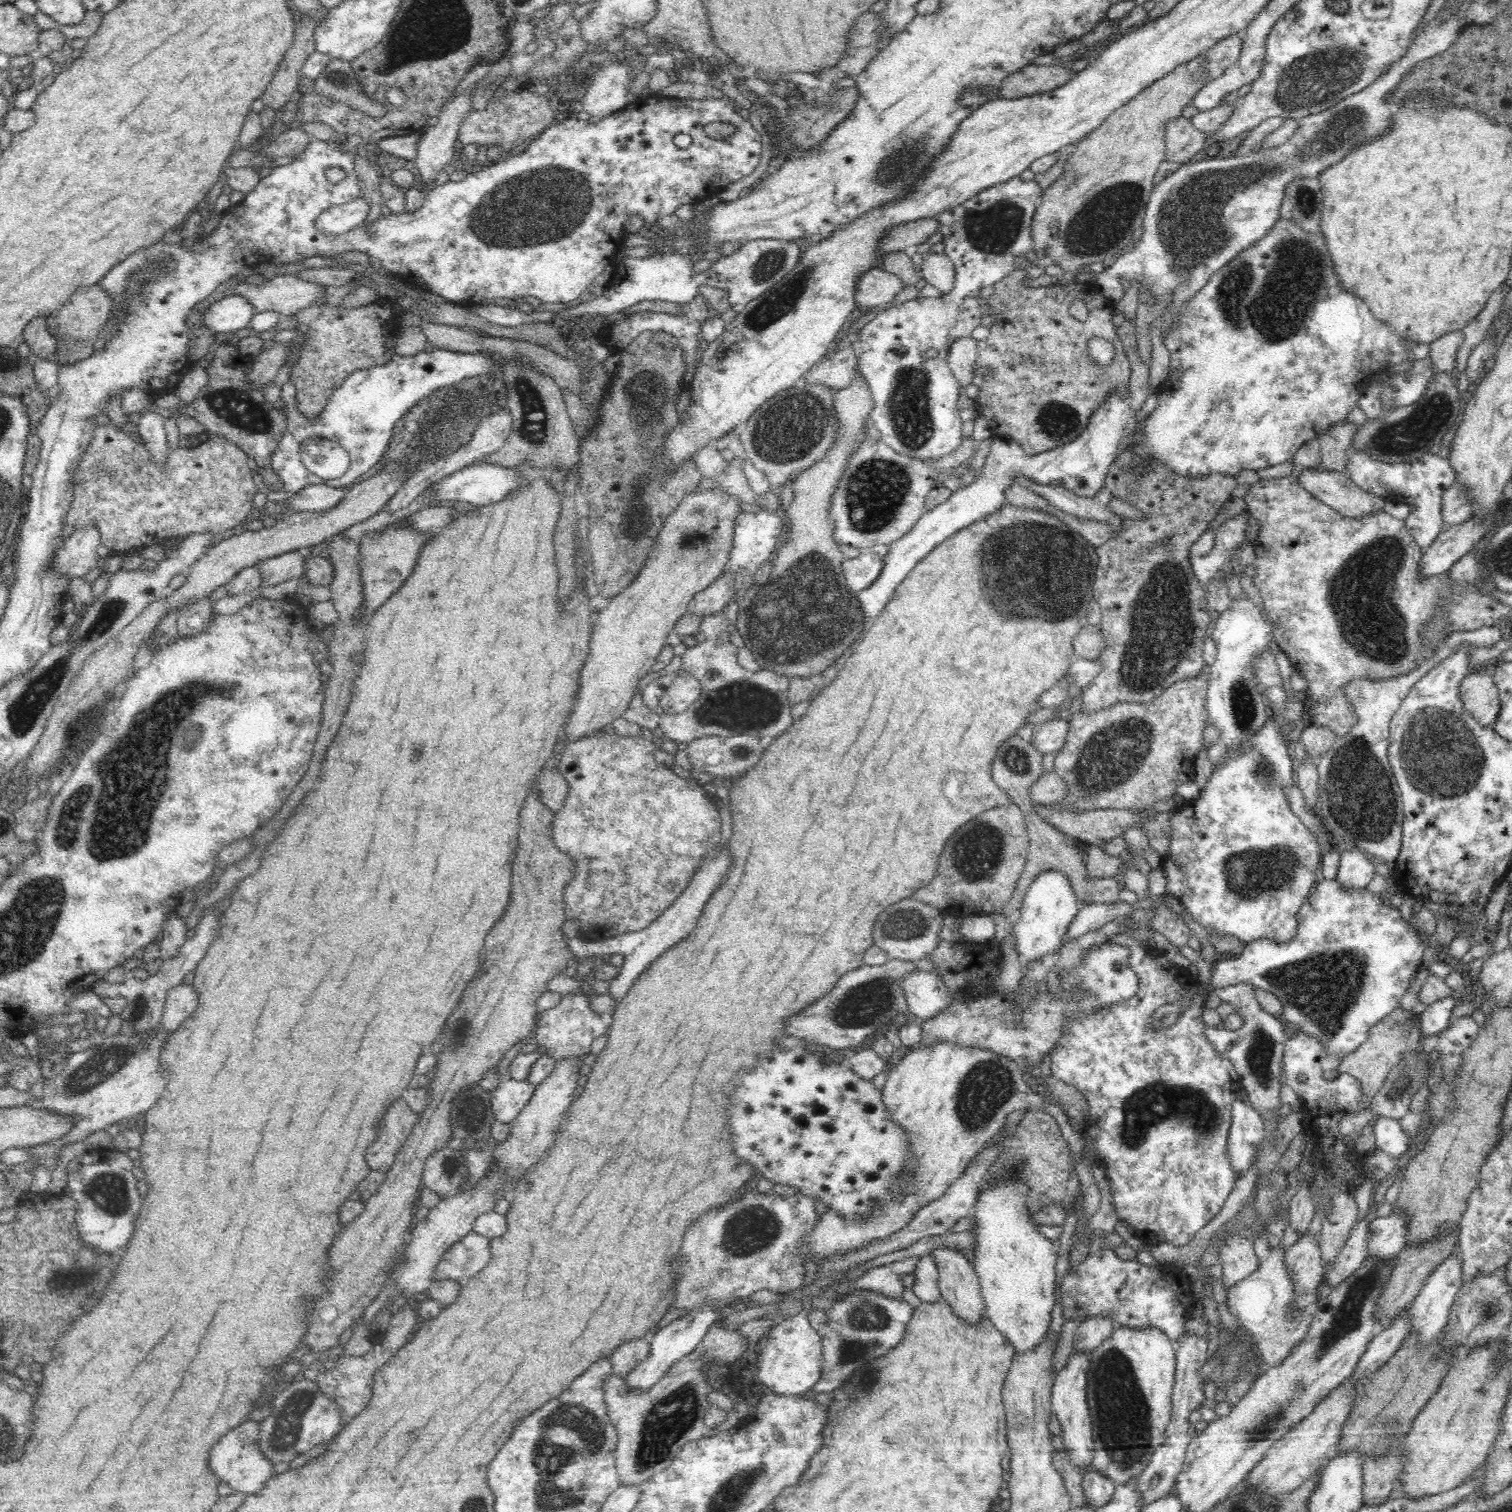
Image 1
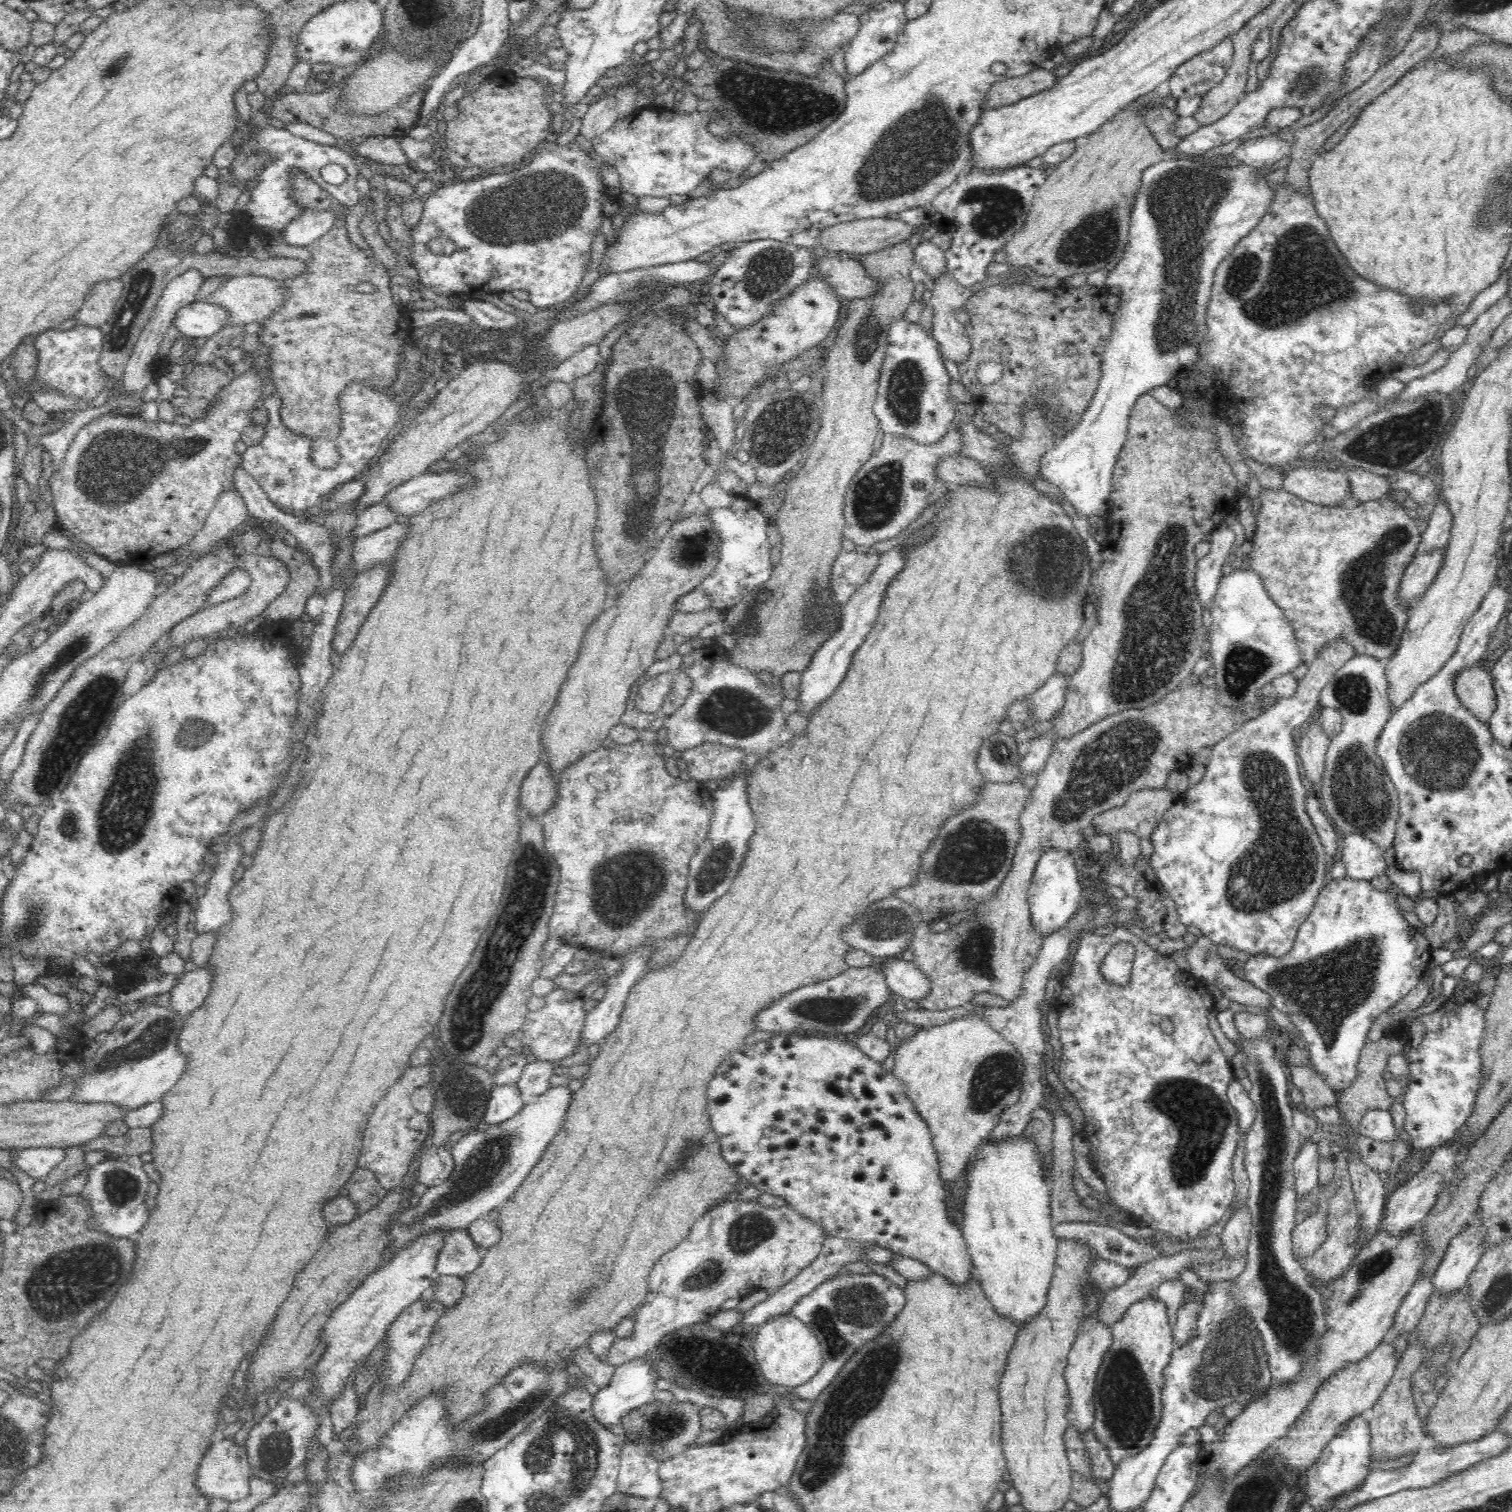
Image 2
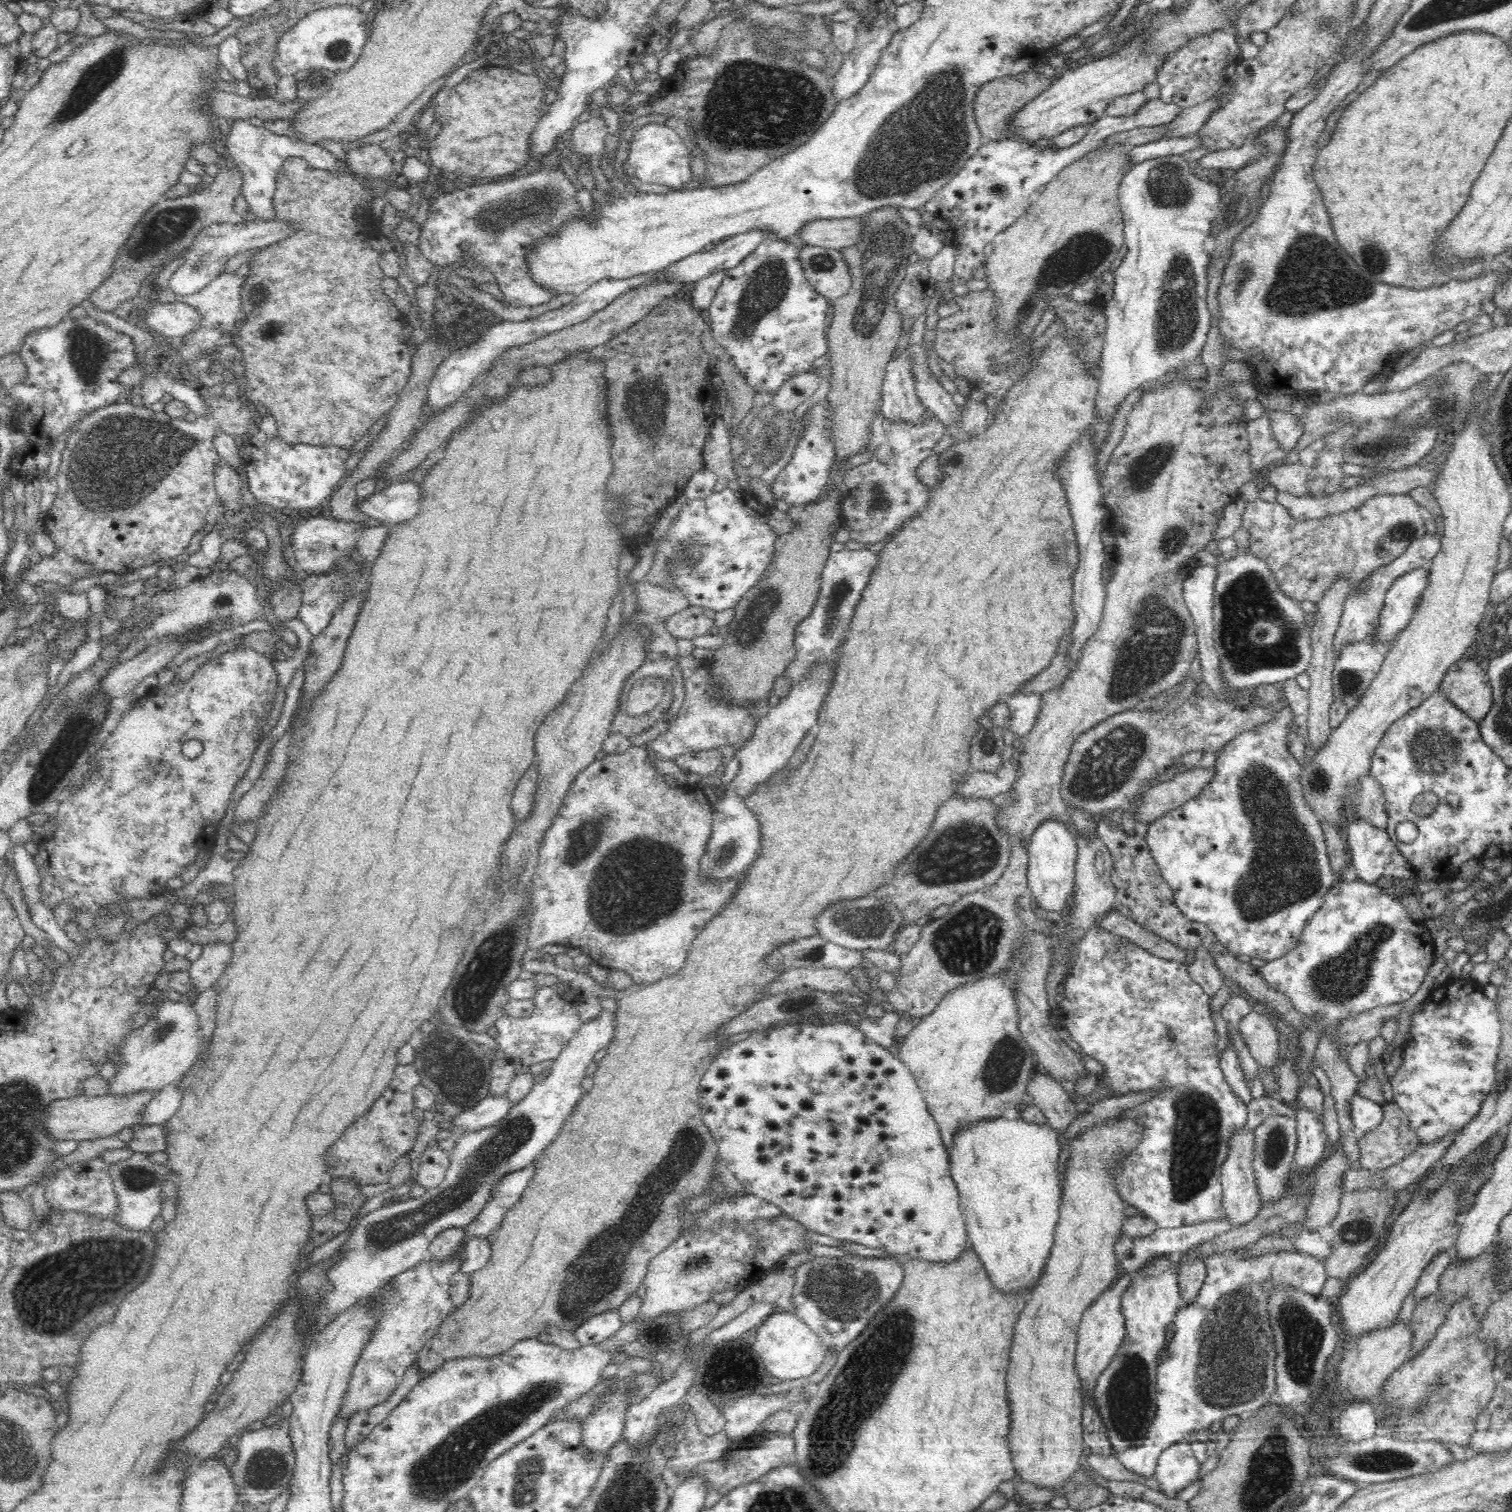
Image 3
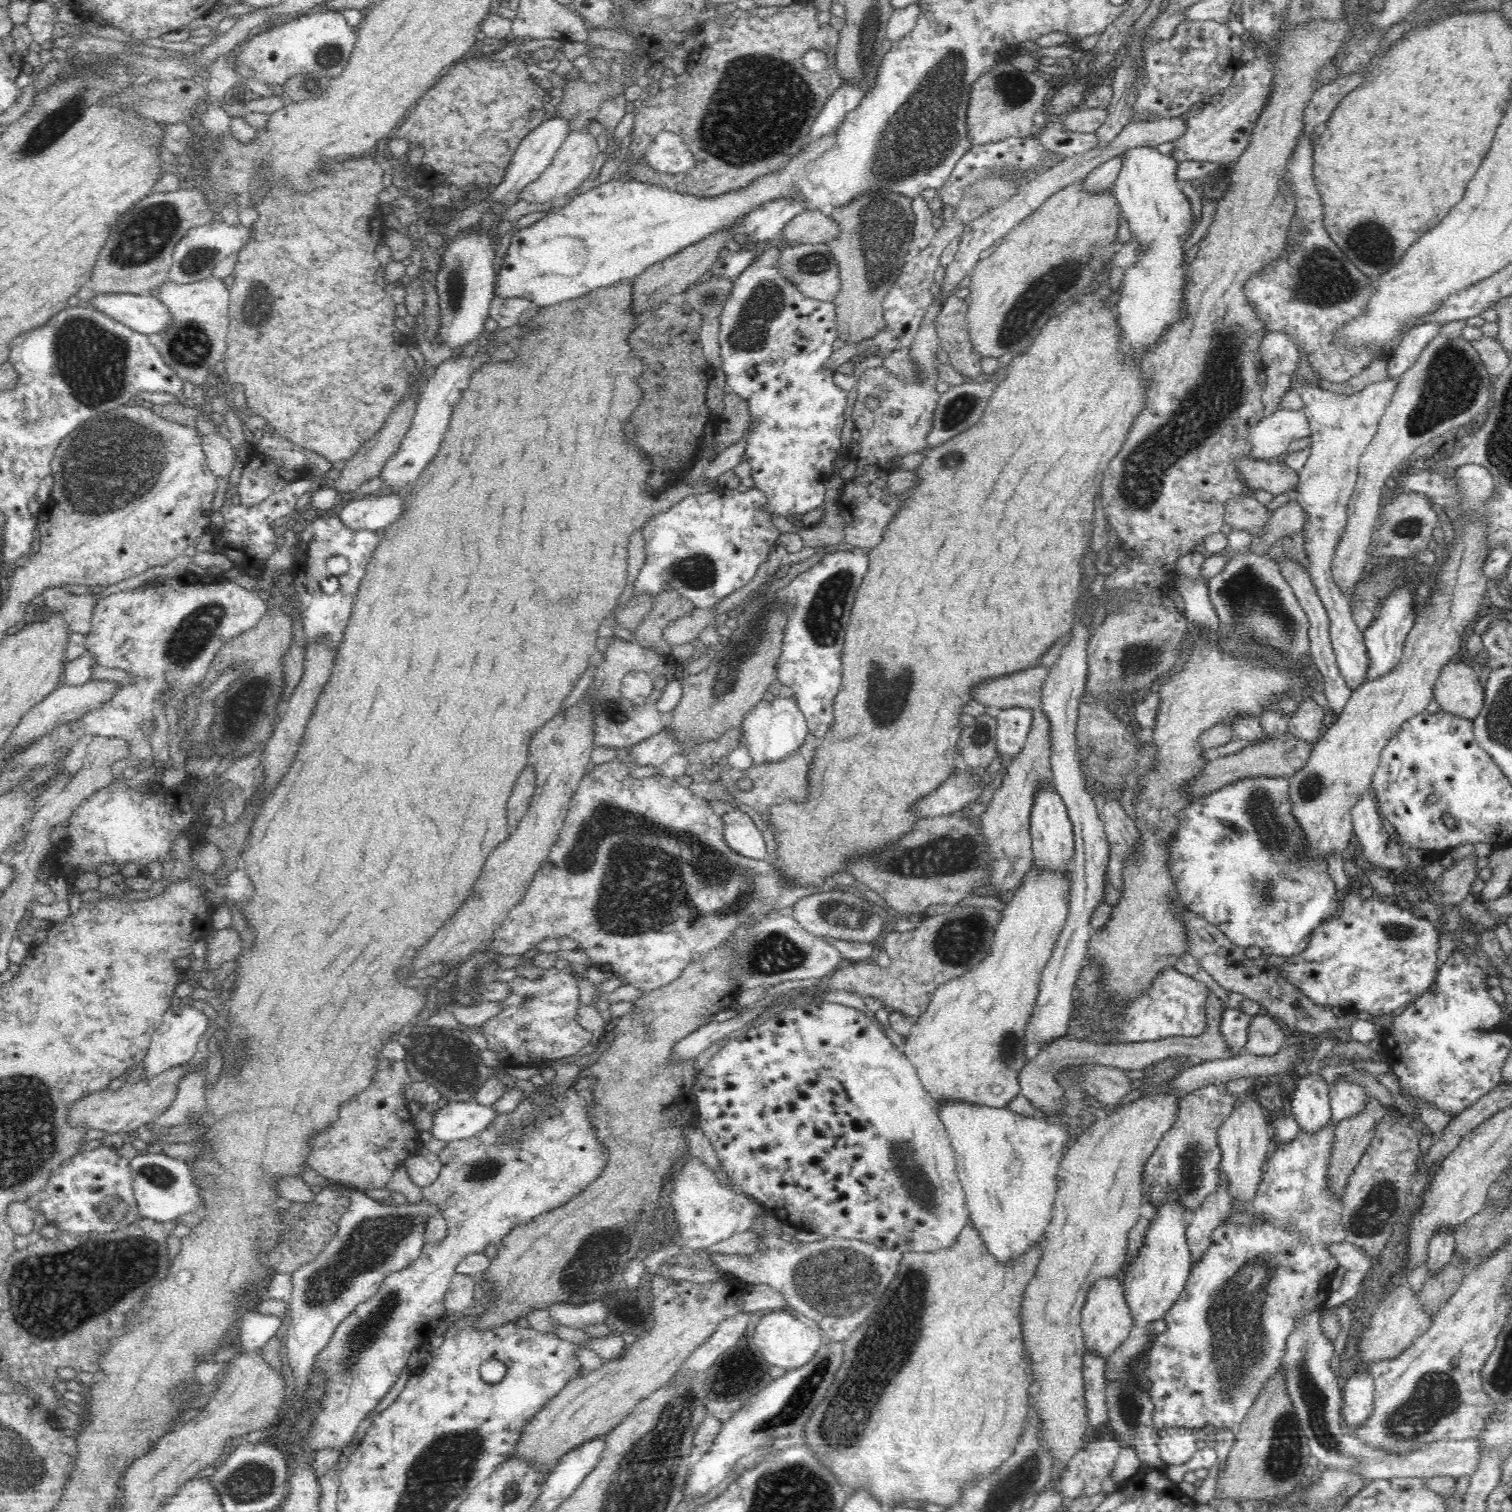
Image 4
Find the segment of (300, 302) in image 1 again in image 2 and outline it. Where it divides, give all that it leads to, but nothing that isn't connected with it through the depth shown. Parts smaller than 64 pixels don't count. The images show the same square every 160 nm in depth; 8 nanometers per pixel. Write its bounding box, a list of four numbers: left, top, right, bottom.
[203,275,286,326]

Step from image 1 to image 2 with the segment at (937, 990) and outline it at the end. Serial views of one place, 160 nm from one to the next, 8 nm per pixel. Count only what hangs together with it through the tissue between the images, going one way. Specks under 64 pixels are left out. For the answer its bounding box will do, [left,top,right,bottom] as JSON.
[884,957,930,1001]

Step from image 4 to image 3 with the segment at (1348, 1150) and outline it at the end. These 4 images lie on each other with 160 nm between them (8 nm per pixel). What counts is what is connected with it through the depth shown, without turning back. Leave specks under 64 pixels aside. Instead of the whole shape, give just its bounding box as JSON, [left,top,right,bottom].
[1302,1141,1352,1231]

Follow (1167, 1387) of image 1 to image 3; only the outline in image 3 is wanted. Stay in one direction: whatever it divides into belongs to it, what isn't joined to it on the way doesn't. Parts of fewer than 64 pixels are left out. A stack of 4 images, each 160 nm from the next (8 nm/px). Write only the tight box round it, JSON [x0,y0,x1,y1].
[1093,1255,1181,1454]

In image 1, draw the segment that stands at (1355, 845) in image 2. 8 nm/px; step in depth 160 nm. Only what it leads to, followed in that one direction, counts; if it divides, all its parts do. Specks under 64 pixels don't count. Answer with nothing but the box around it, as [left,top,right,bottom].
[1336,848,1375,889]

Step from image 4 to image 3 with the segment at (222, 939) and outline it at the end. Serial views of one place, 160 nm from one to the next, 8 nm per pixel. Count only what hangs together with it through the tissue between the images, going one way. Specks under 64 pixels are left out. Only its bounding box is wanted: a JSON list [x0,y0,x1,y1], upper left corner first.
[189,942,232,996]

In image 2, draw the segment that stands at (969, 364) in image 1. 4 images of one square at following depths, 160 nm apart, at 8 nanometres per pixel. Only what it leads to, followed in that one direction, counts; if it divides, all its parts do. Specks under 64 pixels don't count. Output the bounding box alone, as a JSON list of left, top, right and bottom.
[928,271,972,364]

